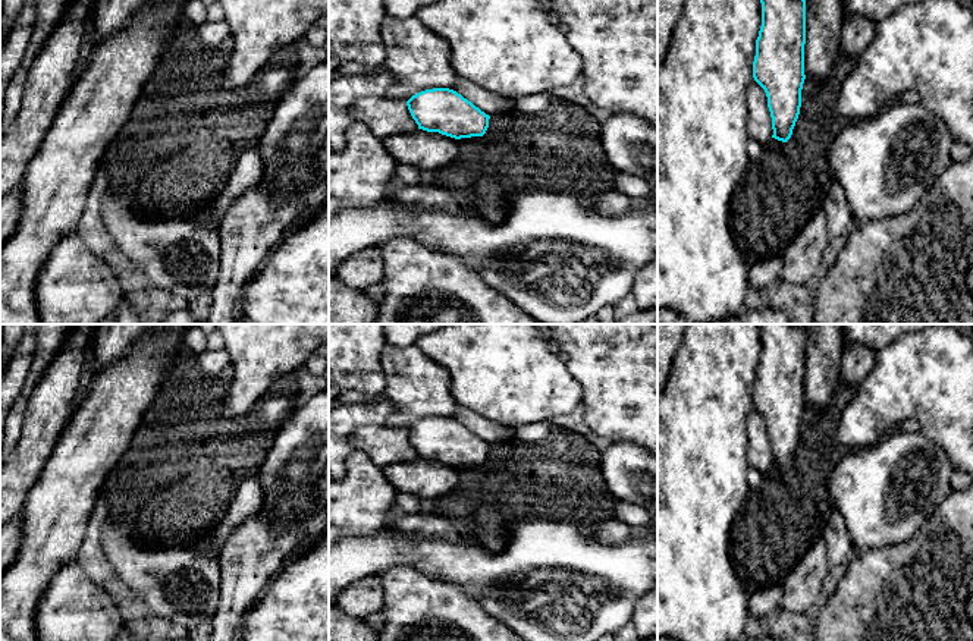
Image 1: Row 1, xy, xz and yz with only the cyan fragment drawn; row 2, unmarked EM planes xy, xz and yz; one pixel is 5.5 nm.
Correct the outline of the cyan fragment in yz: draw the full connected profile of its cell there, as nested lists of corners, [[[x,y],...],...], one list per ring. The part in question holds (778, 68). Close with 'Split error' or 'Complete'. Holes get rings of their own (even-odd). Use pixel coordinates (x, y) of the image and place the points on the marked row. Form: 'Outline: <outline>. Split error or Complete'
Outline: [[[760,0],[762,26],[756,40],[753,78],[765,89],[772,117],[772,138],[787,142],[801,107],[806,44],[806,0]]]. Complete

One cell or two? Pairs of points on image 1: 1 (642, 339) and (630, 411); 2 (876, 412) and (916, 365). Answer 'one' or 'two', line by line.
1: one
2: one

